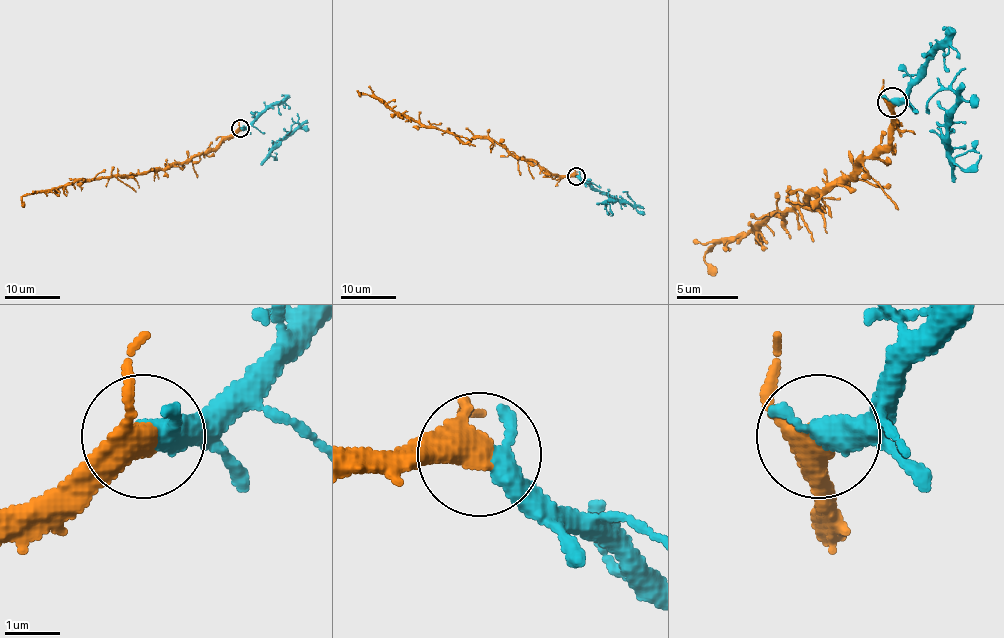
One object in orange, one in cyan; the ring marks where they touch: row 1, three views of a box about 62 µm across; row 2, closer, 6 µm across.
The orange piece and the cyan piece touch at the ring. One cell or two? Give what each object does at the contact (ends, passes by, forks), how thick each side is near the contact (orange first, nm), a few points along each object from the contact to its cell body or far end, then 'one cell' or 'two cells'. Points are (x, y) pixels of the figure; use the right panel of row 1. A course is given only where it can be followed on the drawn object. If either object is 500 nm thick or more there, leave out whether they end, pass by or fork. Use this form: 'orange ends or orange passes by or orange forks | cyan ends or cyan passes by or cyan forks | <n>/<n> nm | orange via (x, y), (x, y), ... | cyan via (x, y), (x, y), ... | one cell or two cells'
orange passes by | cyan passes by | 420/320 nm | orange via (891, 103), (891, 139), (809, 197), (818, 206), (776, 212), (760, 227), (718, 240), (705, 255), (715, 276) | cyan via (891, 103), (922, 75), (937, 51), (952, 48), (958, 69), (952, 93), (949, 154), (965, 170), (977, 163) | one cell

